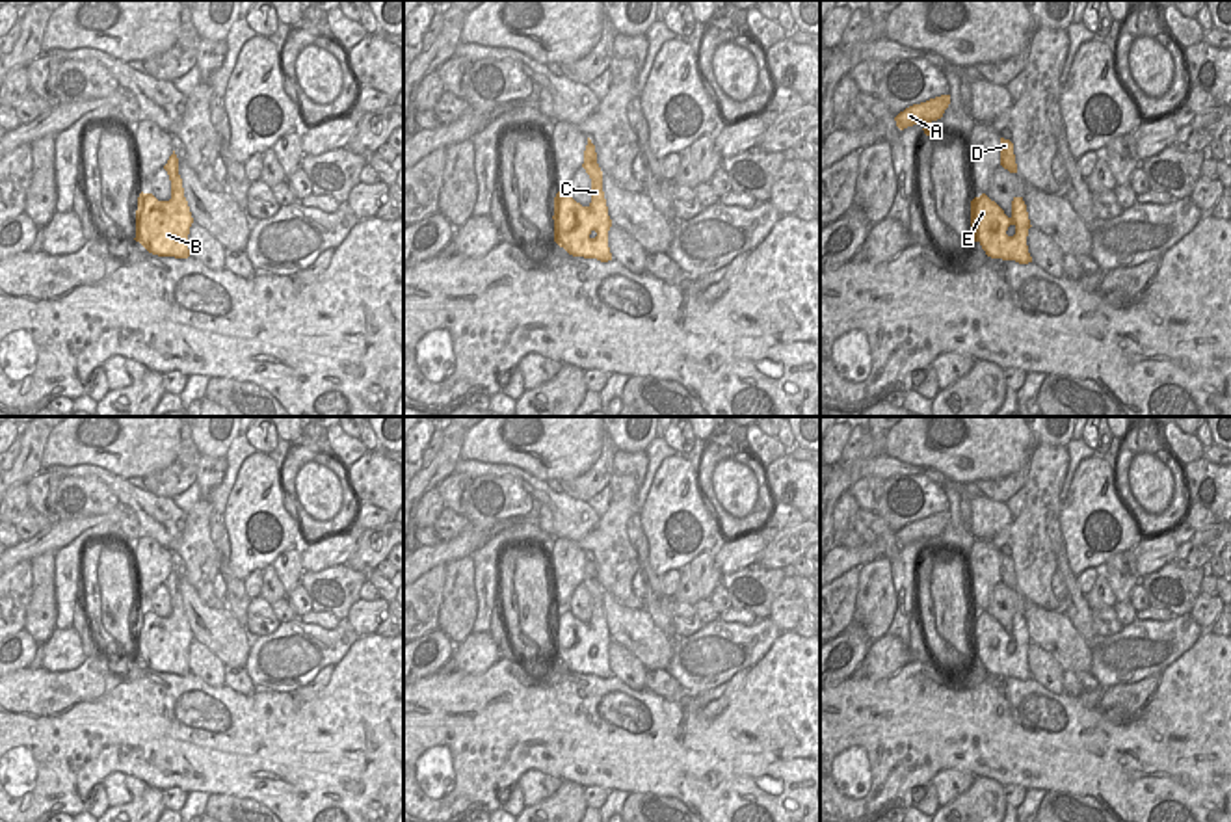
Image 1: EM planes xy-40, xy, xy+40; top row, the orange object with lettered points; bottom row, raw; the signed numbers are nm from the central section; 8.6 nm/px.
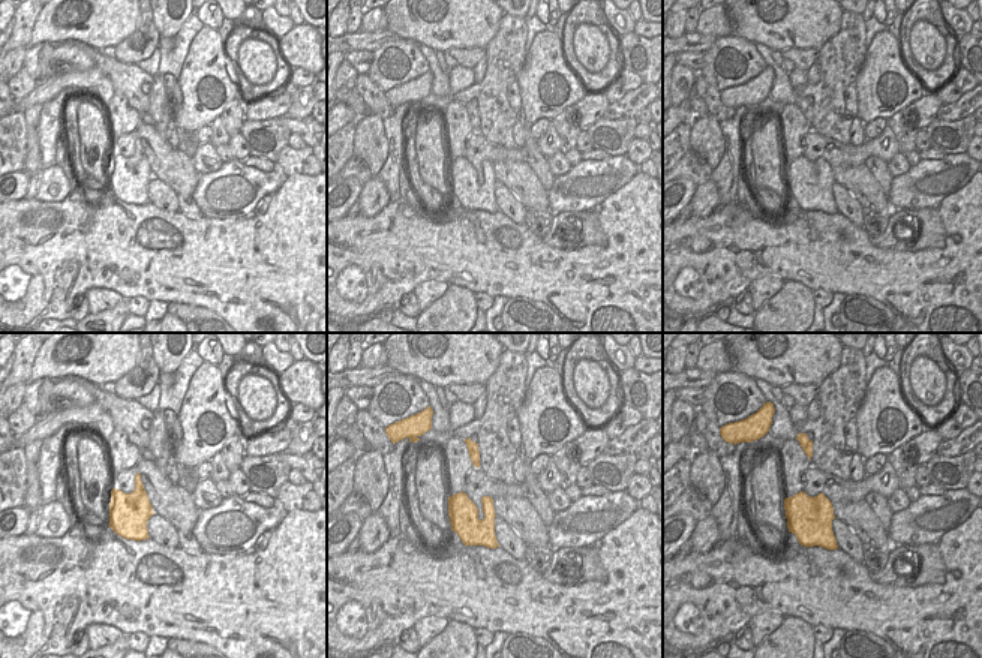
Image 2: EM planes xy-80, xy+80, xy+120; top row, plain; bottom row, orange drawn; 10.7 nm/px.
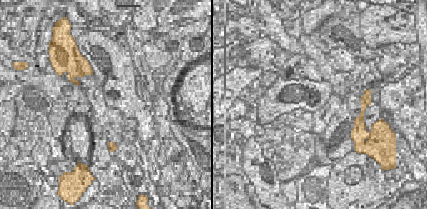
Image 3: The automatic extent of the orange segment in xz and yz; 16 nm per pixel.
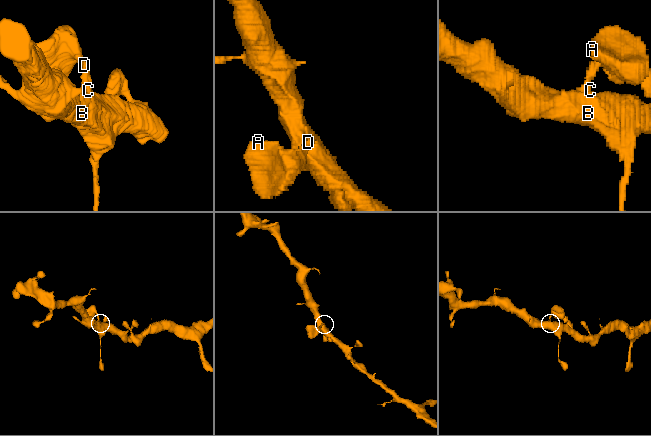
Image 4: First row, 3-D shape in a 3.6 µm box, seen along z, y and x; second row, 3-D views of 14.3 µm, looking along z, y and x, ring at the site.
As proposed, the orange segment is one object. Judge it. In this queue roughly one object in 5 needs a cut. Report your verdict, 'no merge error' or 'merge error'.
no merge error

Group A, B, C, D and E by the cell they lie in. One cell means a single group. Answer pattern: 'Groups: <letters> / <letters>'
Groups: A B C D E

